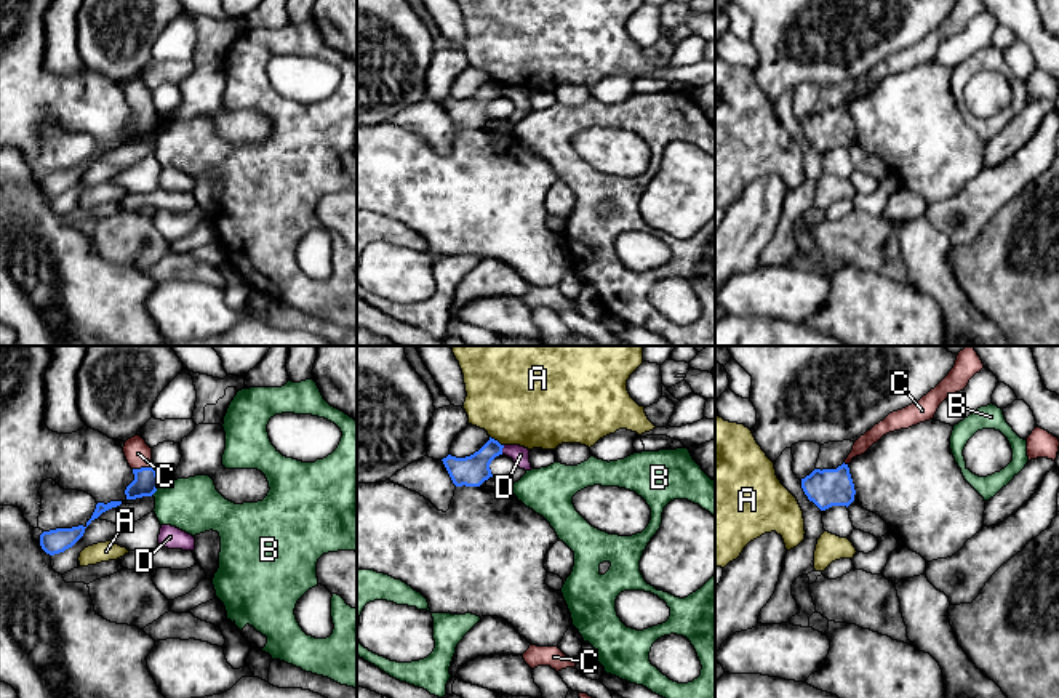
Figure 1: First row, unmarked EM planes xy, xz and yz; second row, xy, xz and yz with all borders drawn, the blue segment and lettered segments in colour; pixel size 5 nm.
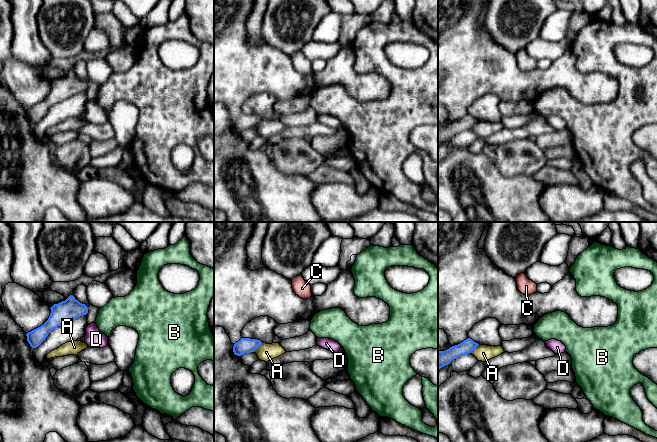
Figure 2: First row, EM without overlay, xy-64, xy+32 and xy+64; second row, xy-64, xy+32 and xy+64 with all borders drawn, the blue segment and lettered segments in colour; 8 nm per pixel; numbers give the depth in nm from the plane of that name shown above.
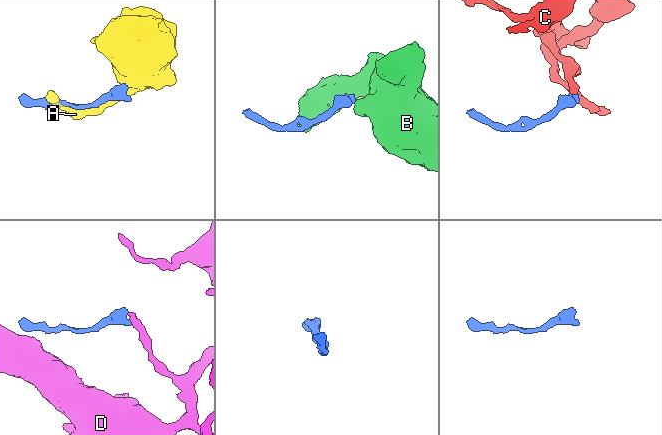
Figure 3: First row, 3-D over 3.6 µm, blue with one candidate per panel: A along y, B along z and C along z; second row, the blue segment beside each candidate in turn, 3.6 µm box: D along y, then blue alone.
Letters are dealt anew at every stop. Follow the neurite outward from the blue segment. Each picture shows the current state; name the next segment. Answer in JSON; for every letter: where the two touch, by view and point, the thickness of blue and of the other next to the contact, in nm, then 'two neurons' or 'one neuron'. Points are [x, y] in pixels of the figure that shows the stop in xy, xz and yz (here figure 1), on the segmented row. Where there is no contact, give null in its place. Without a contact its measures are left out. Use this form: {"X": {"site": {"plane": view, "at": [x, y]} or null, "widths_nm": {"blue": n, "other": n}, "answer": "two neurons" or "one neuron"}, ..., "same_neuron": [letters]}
{"A": {"site": {"plane": "xz", "at": [496, 441]}, "widths_nm": {"blue": 160, "other": 480}, "answer": "two neurons"}, "B": {"site": {"plane": "xy", "at": [157, 487]}, "widths_nm": {"blue": 130, "other": 280}, "answer": "two neurons"}, "C": {"site": {"plane": "xy", "at": [143, 468]}, "widths_nm": {"blue": 130, "other": 140}, "answer": "one neuron"}, "D": {"site": {"plane": "xz", "at": [501, 450]}, "widths_nm": {"blue": 160, "other": 90}, "answer": "two neurons"}, "same_neuron": ["C"]}

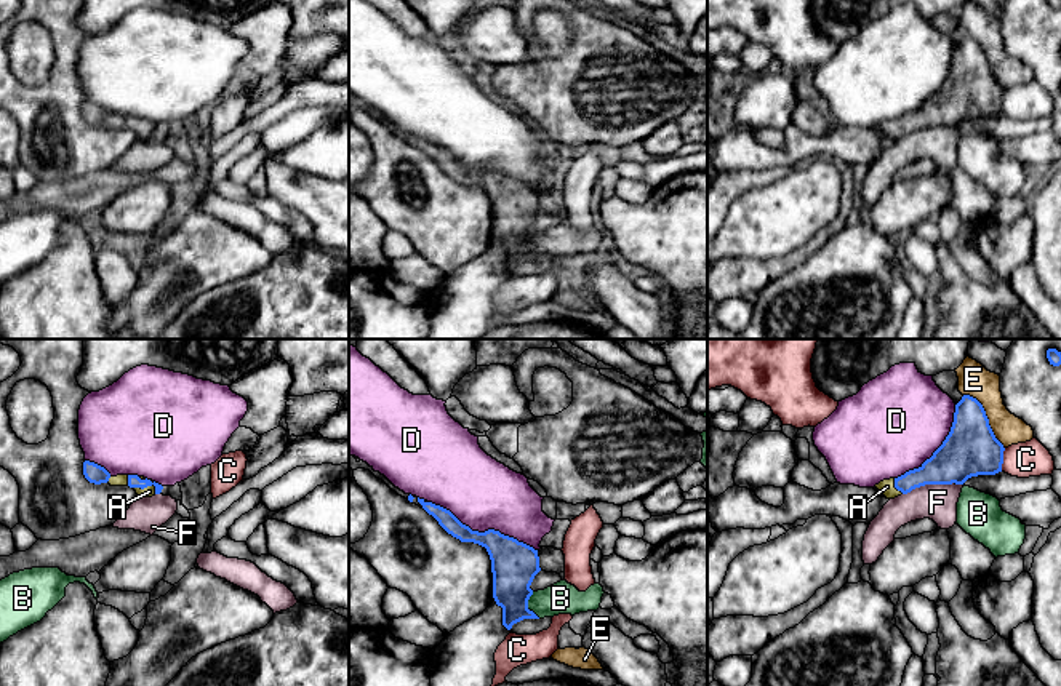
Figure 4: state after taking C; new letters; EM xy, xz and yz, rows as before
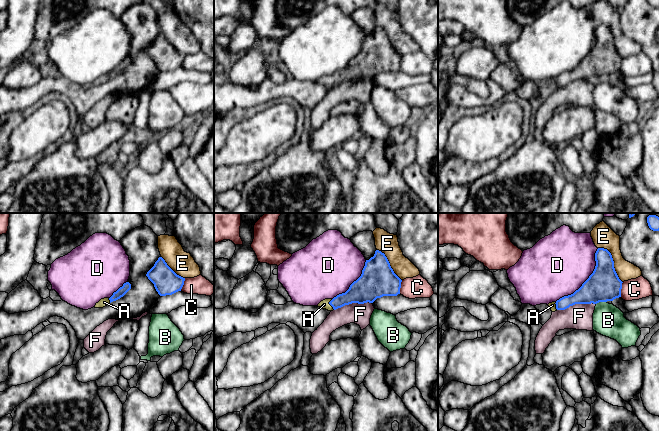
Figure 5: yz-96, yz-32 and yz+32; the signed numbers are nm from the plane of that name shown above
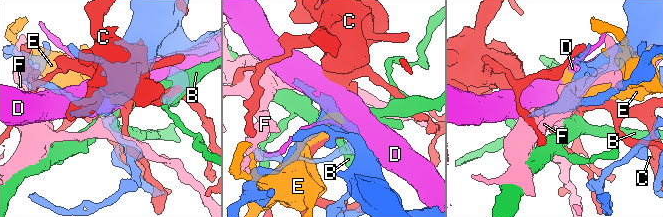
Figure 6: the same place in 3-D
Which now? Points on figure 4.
{"A": {"site": {"plane": "xy", "at": [148, 485]}, "widths_nm": {"blue": 60, "other": 60}, "answer": "one neuron"}, "B": {"site": {"plane": "xz", "at": [527, 606]}, "widths_nm": {"blue": 240, "other": 160}, "answer": "two neurons"}, "C": {"site": {"plane": "yz", "at": [1002, 459]}, "widths_nm": {"blue": 260, "other": 180}, "answer": "two neurons"}, "D": {"site": {"plane": "xz", "at": [482, 533]}, "widths_nm": {"blue": 240, "other": 360}, "answer": "two neurons"}, "E": {"site": {"plane": "yz", "at": [986, 418]}, "widths_nm": {"blue": 260, "other": 160}, "answer": "two neurons"}, "F": {"site": {"plane": "yz", "at": [932, 483]}, "widths_nm": {"blue": 260, "other": 190}, "answer": "two neurons"}, "same_neuron": ["A"]}

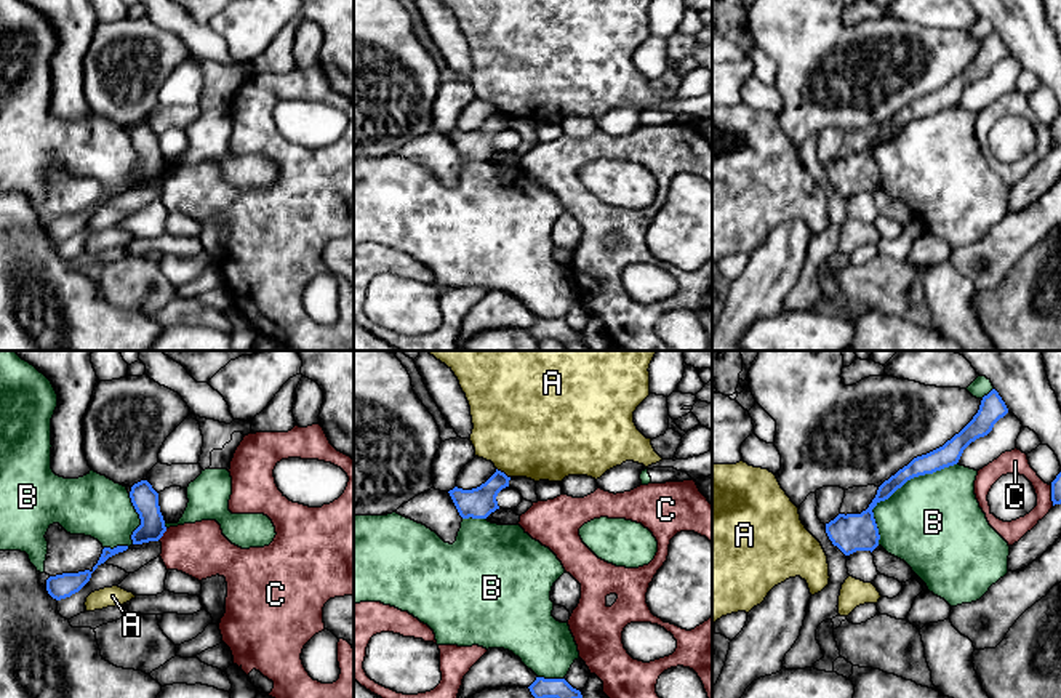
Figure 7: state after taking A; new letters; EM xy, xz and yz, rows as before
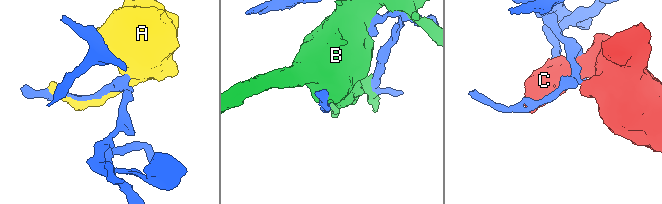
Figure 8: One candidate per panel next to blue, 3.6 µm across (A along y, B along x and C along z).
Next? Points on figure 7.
{"A": {"site": {"plane": "xz", "at": [503, 473]}, "widths_nm": {"blue": 160, "other": 480}, "answer": "two neurons"}, "B": {"site": {"plane": "yz", "at": [896, 489]}, "widths_nm": {"blue": 130, "other": 480}, "answer": "two neurons"}, "C": {"site": {"plane": "xy", "at": [164, 532]}, "widths_nm": {"blue": 140, "other": 280}, "answer": "two neurons"}, "same_neuron": []}

